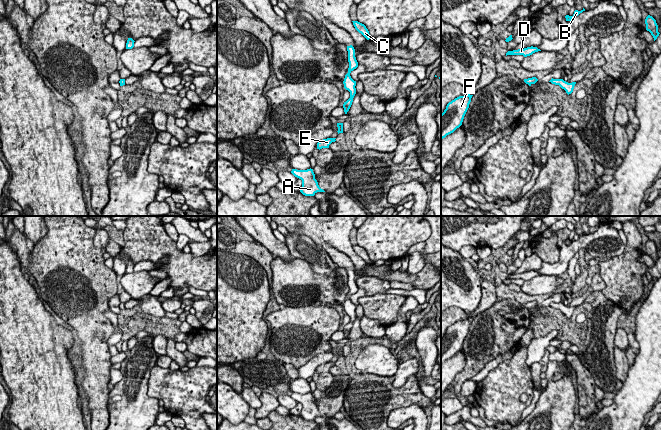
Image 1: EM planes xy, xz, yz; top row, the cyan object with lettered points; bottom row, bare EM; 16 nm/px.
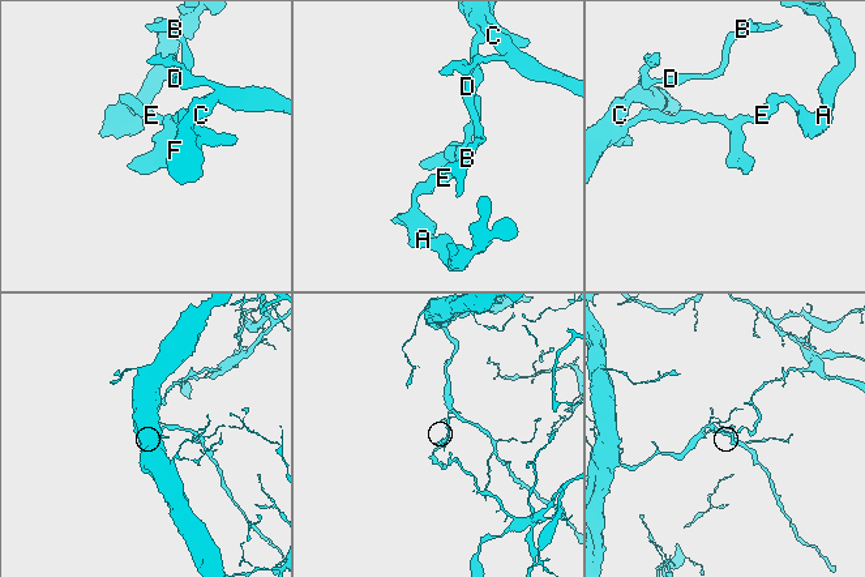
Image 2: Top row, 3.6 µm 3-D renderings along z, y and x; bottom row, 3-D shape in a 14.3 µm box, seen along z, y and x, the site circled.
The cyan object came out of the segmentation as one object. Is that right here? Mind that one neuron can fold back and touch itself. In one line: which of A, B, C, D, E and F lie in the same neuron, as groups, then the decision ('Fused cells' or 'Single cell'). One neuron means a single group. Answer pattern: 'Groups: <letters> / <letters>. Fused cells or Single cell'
Groups: A E / B C D F. Fused cells

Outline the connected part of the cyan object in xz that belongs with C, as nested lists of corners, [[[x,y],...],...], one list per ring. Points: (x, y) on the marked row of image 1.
[[[352,21],[355,29],[361,33],[367,40],[371,38],[371,35],[369,34],[368,29],[366,26],[358,21]]]

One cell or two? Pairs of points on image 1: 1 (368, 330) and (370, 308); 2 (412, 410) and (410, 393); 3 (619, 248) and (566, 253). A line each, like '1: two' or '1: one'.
1: two
2: two
3: one

